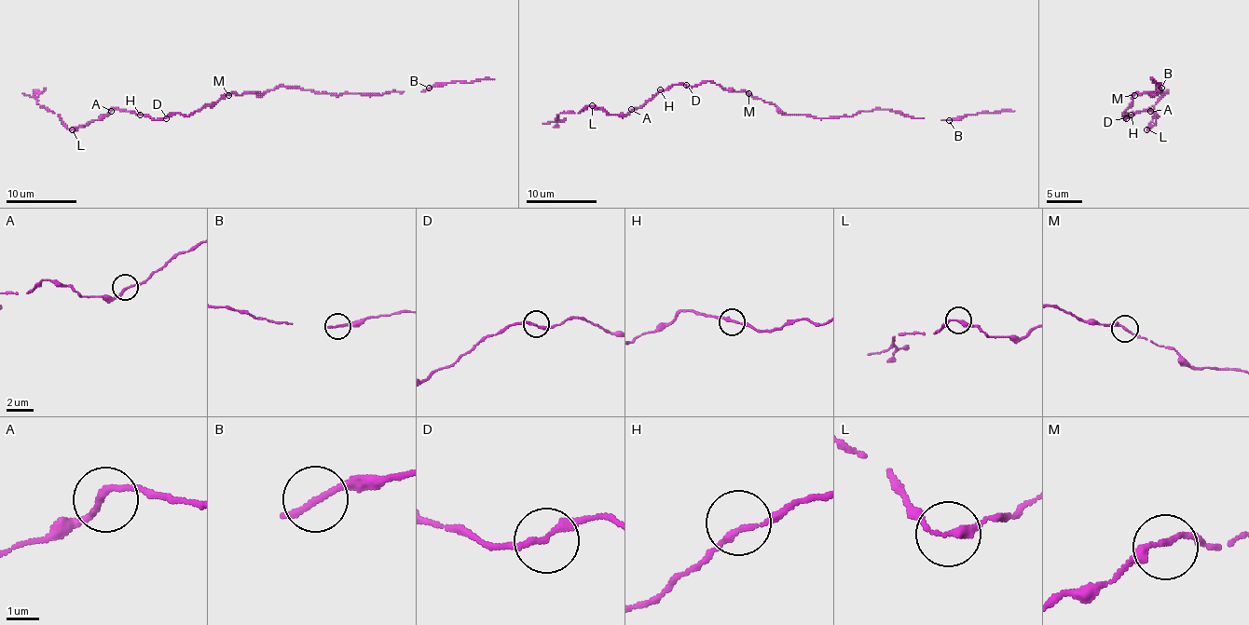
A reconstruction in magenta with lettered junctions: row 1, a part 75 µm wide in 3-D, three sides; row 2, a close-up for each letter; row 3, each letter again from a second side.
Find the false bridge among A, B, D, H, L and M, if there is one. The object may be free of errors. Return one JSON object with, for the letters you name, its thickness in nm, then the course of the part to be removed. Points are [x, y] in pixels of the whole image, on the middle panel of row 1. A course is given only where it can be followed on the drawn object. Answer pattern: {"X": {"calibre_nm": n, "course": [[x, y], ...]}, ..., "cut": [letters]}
{"cut": []}

